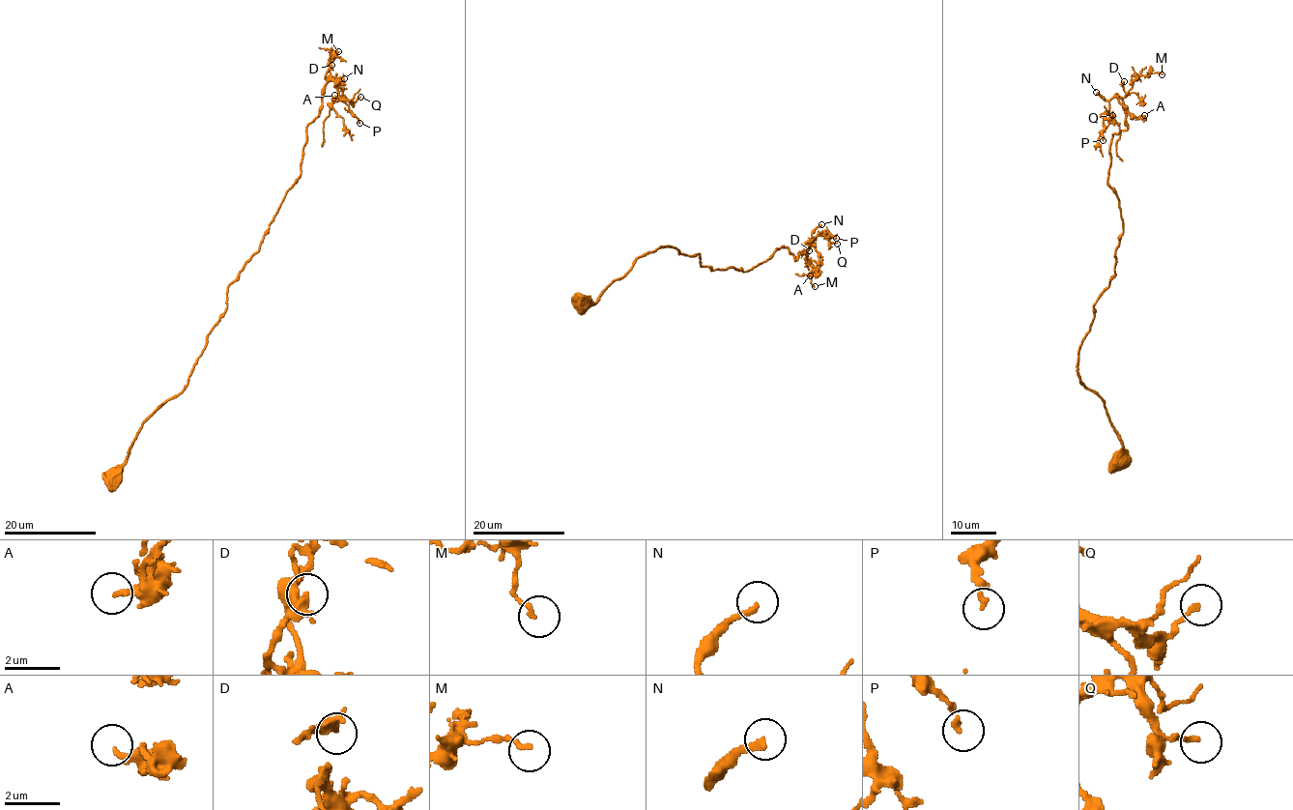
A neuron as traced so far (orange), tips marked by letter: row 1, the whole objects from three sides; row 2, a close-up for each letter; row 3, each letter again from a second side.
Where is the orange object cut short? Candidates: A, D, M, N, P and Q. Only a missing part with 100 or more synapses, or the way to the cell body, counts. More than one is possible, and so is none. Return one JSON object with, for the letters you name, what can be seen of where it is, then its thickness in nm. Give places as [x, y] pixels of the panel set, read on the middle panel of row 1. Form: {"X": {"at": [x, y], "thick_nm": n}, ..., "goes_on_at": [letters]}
{"N": {"at": [821, 224], "thick_nm": 260}, "goes_on_at": ["N"]}

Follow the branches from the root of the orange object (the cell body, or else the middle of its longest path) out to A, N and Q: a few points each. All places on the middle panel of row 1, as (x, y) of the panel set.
A: (582, 303), (665, 245), (743, 272), (782, 245), (795, 260), (813, 245), (810, 275)
N: (582, 303), (665, 245), (743, 272), (782, 245), (795, 260), (821, 224)
Q: (582, 303), (665, 245), (743, 272), (782, 245), (795, 260), (820, 235), (837, 244)

